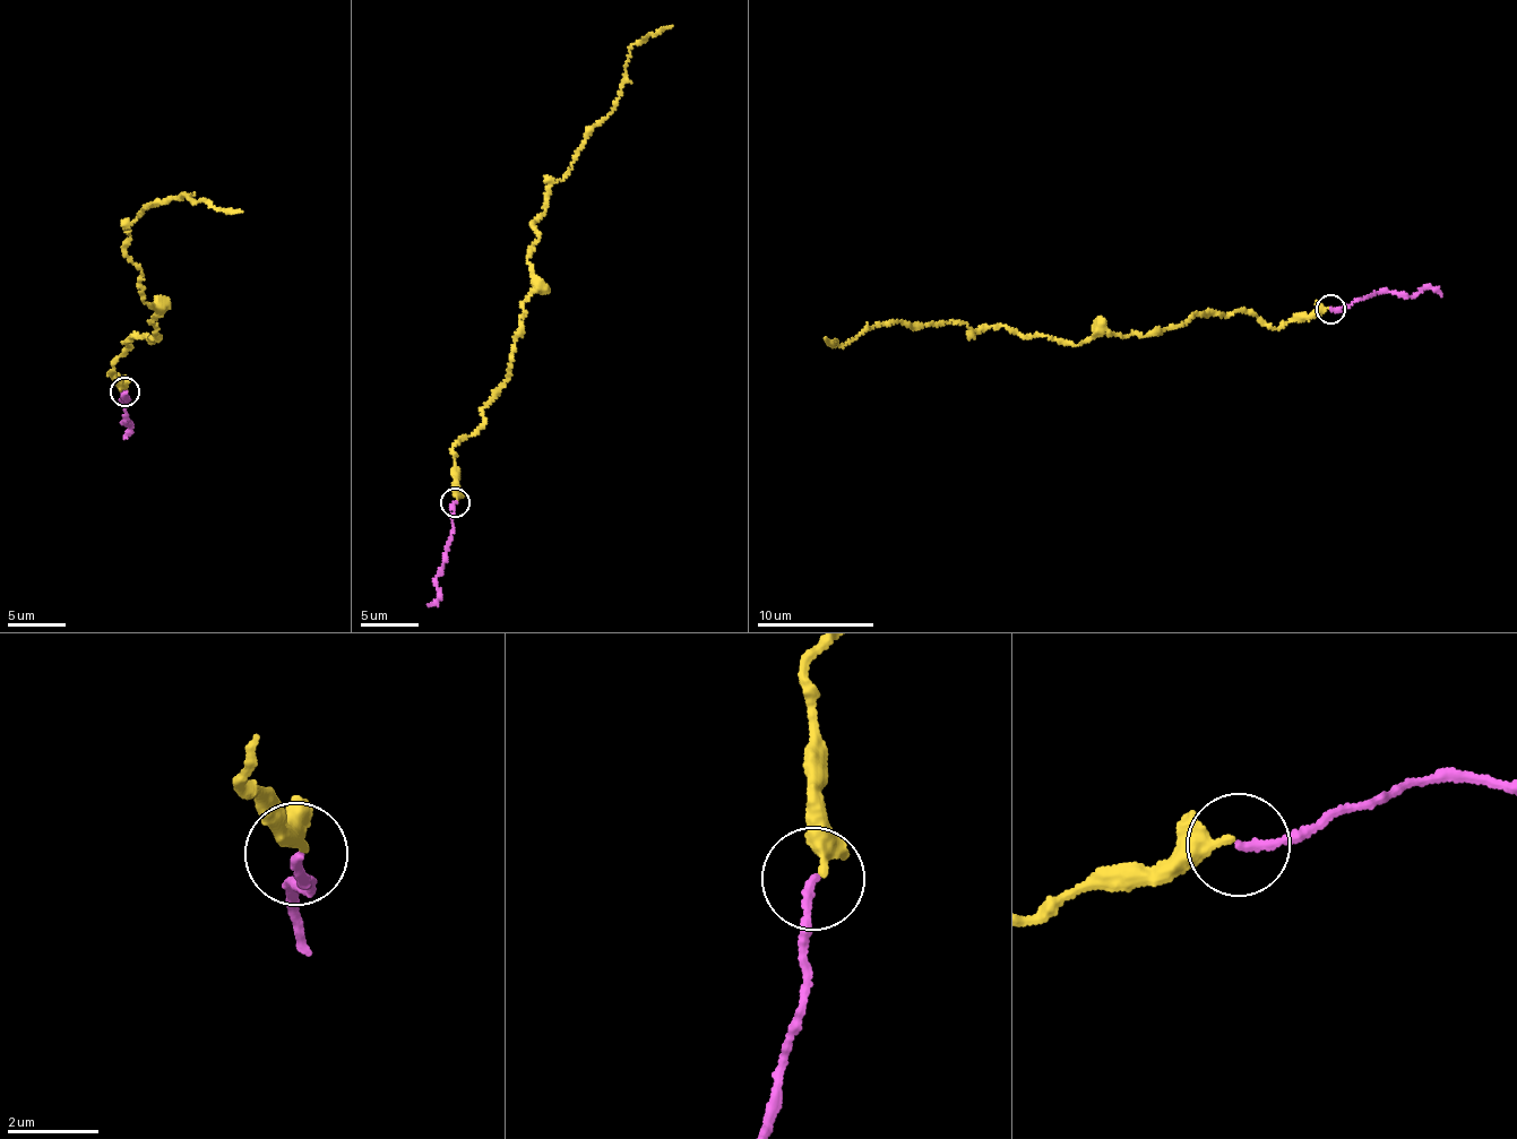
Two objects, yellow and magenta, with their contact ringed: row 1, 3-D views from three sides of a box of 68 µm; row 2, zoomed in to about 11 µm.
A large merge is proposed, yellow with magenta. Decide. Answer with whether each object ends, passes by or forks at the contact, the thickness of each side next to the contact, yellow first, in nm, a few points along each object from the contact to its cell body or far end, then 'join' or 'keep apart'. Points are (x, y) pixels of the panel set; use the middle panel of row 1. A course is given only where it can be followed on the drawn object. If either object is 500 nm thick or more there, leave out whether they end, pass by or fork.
yellow passes by; magenta ends; calibres 240 and 180 nm; course yellow (457, 502), (453, 446), (496, 398), (536, 285), (534, 221), (610, 114), (634, 43), (672, 26); course magenta (454, 503), (453, 528), (444, 553), (442, 574), (436, 578), (438, 598), (428, 604); join

